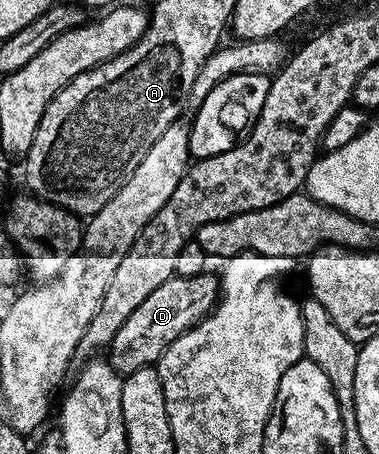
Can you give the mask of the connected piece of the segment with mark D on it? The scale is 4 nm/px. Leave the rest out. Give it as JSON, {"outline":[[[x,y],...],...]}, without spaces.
{"outline":[[[202,274],[200,276],[178,276],[174,275],[159,290],[155,290],[119,326],[119,334],[109,343],[107,359],[110,366],[117,371],[117,375],[124,378],[135,374],[135,370],[156,365],[157,361],[179,338],[188,330],[197,325],[198,320],[205,319],[214,308],[217,307],[221,295],[221,282],[216,275]]]}

